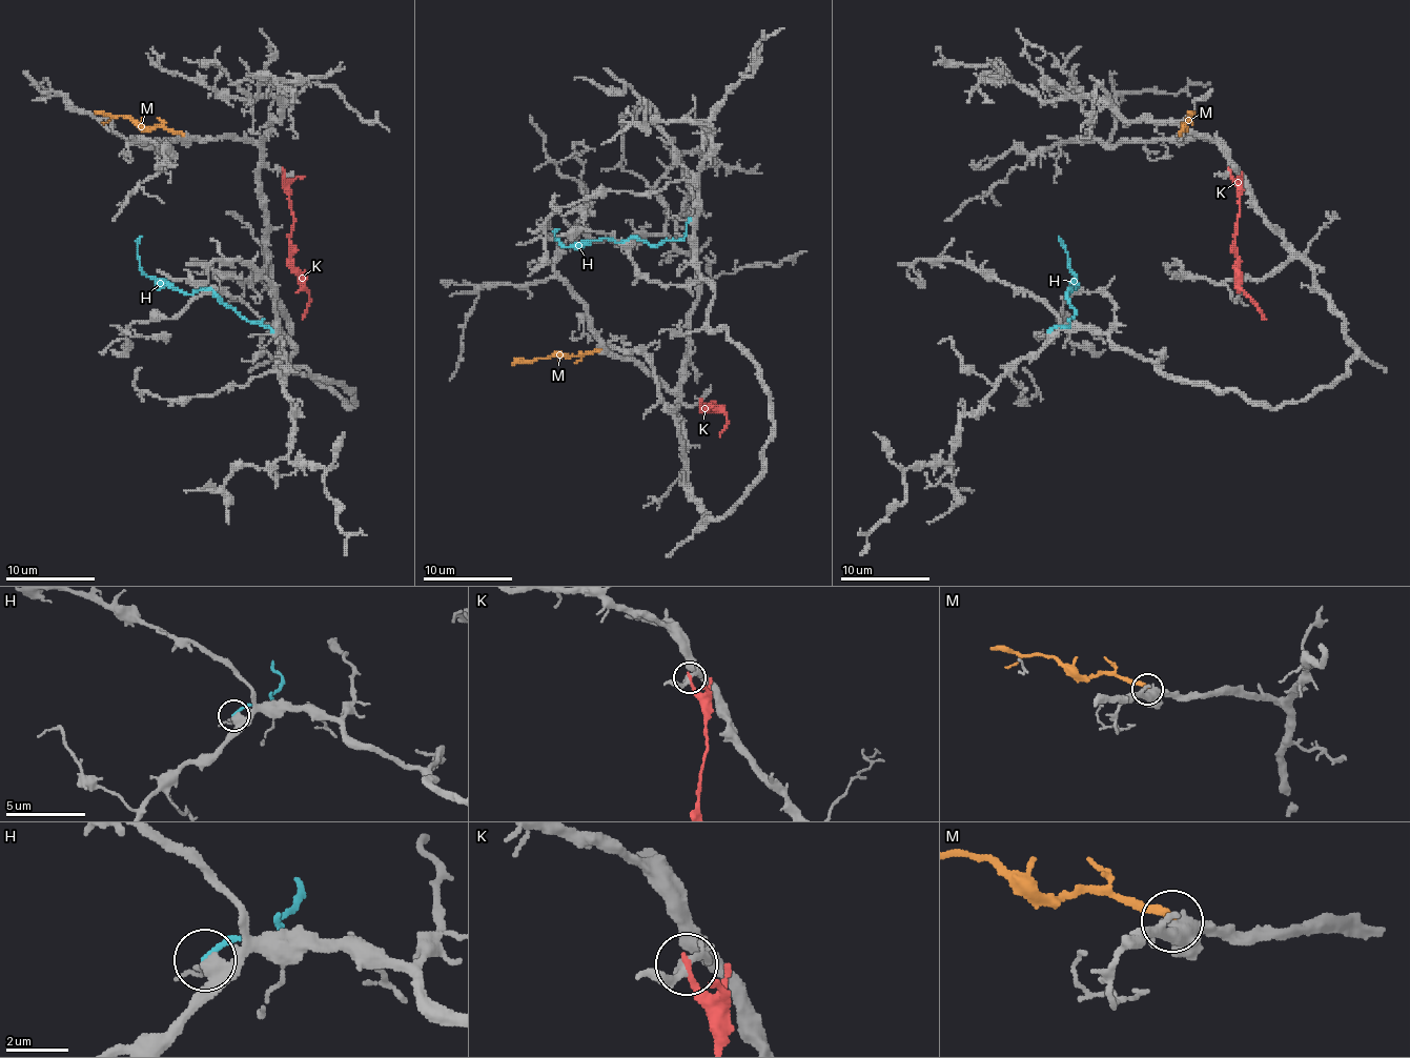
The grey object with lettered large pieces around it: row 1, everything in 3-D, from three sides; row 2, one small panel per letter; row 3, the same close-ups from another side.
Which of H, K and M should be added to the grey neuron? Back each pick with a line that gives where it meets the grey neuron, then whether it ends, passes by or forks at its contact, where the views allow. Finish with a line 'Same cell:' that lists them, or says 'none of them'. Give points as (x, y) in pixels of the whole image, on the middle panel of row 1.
M: meets grey at (599, 350); it ends there
Same cell: M

